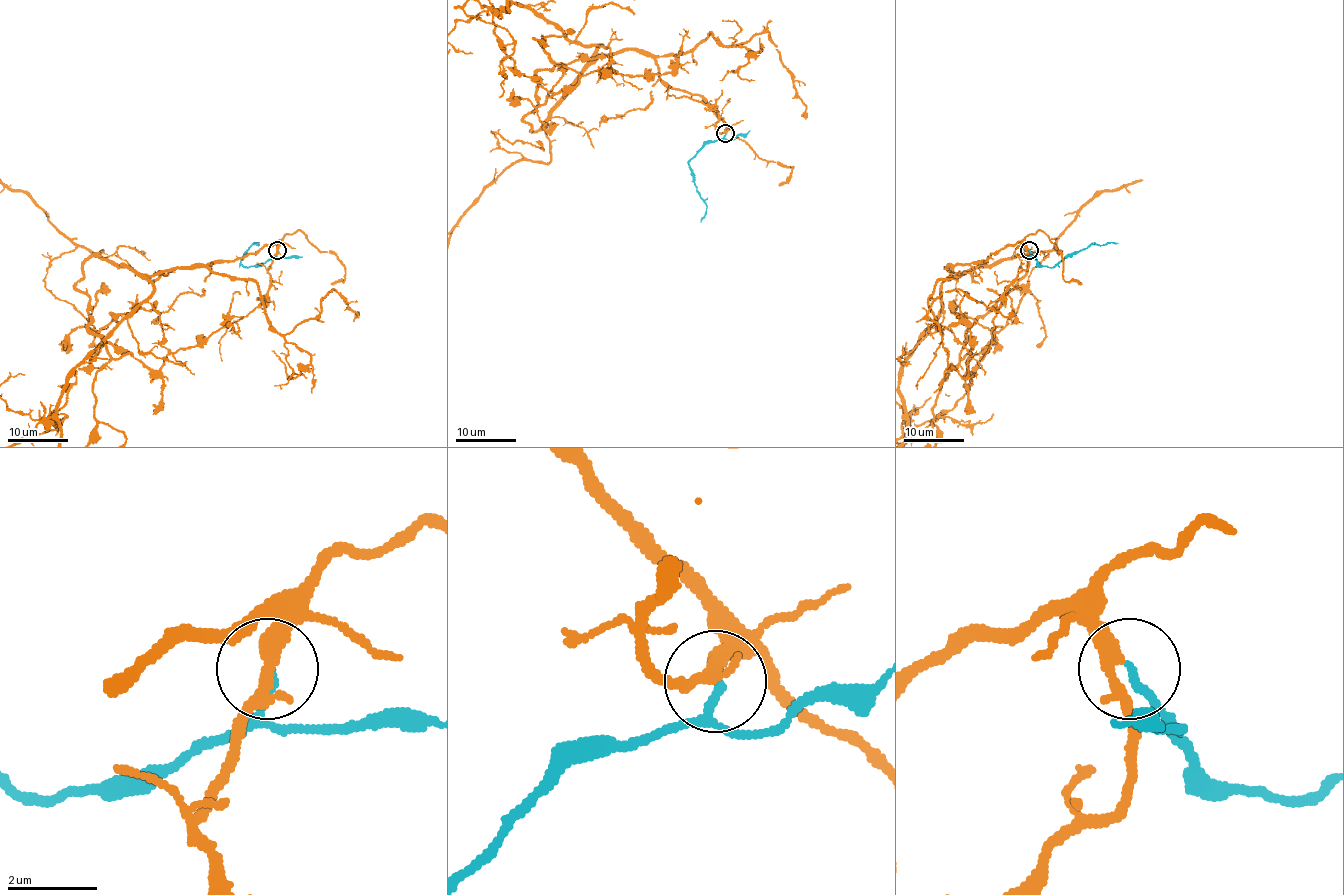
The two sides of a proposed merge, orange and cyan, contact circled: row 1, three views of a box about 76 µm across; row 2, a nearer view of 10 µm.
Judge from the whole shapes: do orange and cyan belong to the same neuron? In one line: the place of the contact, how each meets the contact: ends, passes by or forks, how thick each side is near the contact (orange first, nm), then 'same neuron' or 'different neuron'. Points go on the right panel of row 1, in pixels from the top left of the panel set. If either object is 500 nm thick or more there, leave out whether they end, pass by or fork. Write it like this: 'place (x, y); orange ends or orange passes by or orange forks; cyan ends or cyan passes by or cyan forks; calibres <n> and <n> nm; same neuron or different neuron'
place (1029, 250); orange forks; cyan ends; calibres 260 and 190 nm; same neuron

